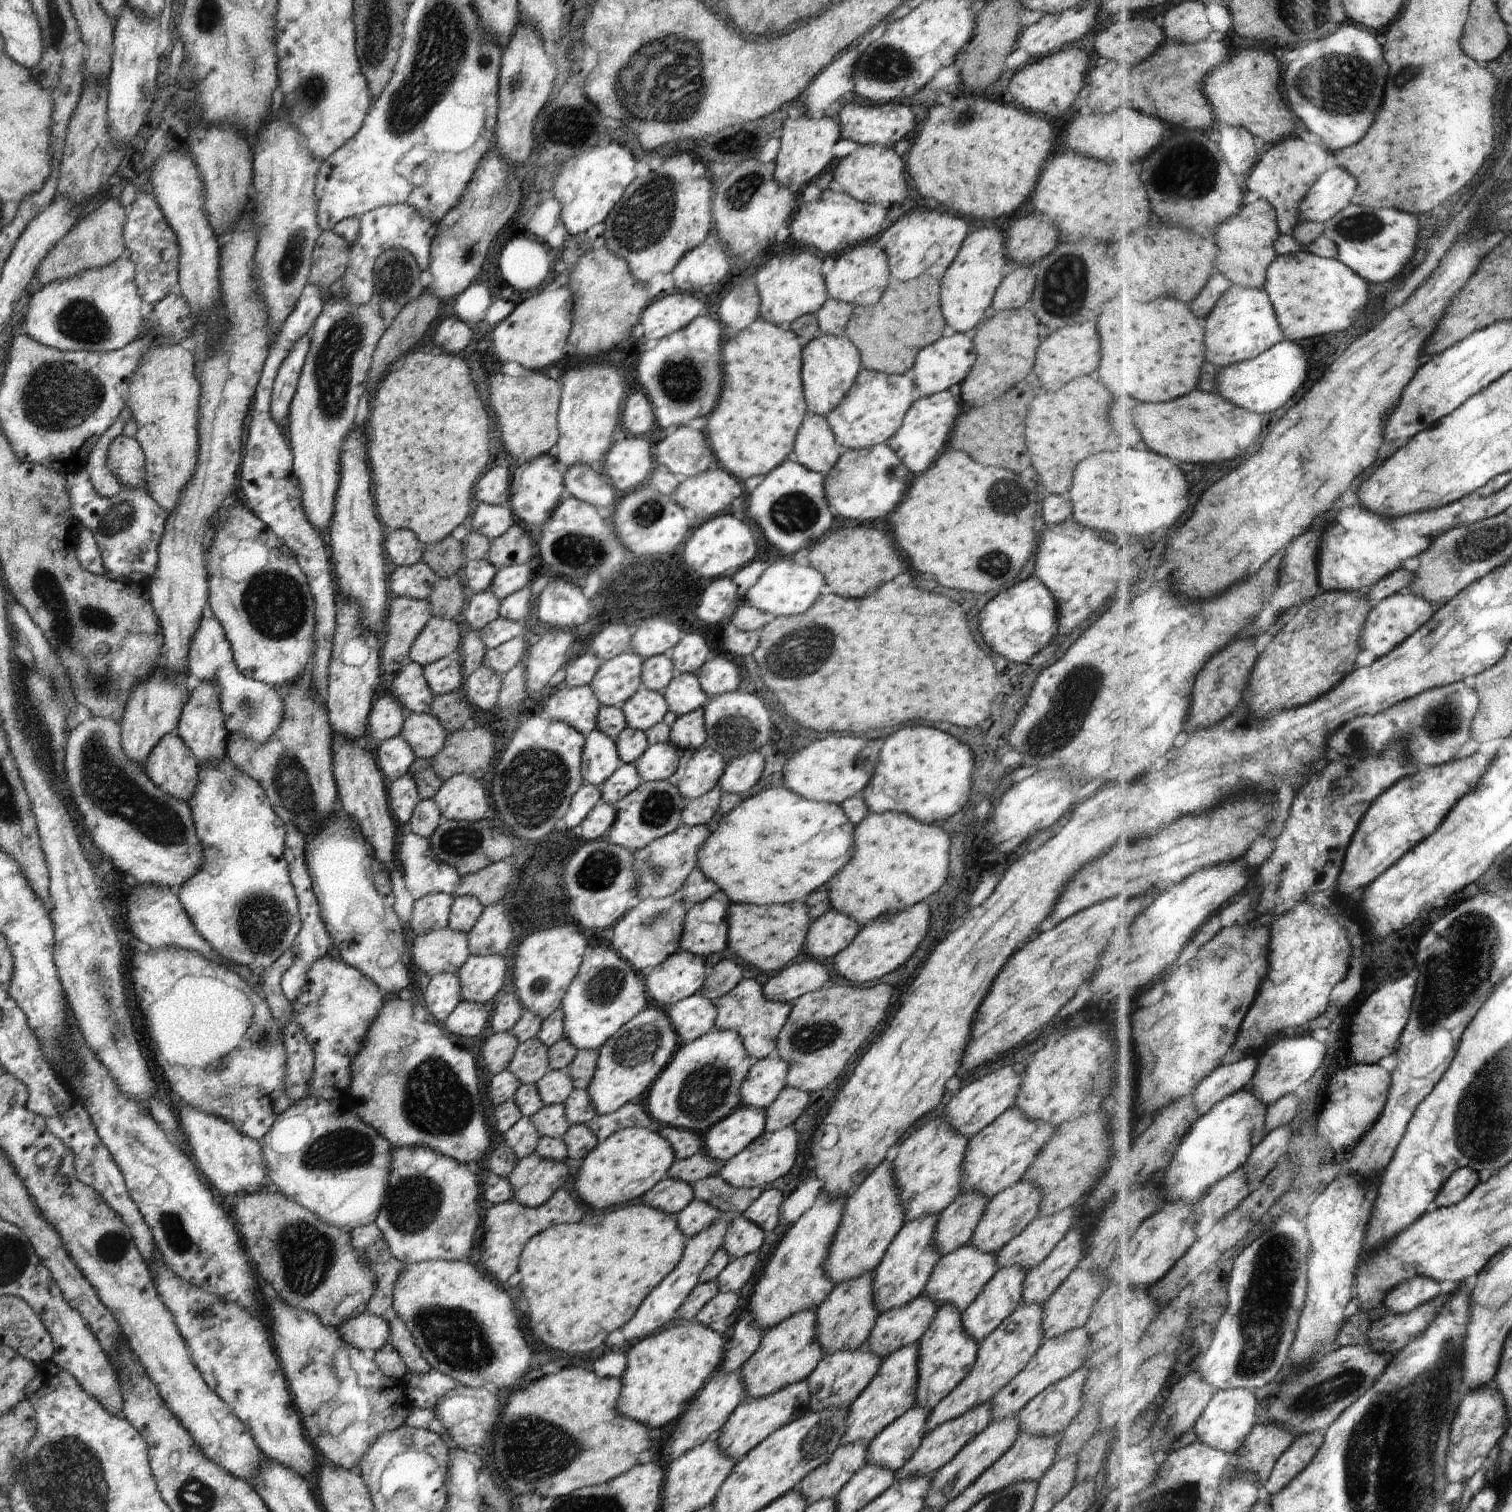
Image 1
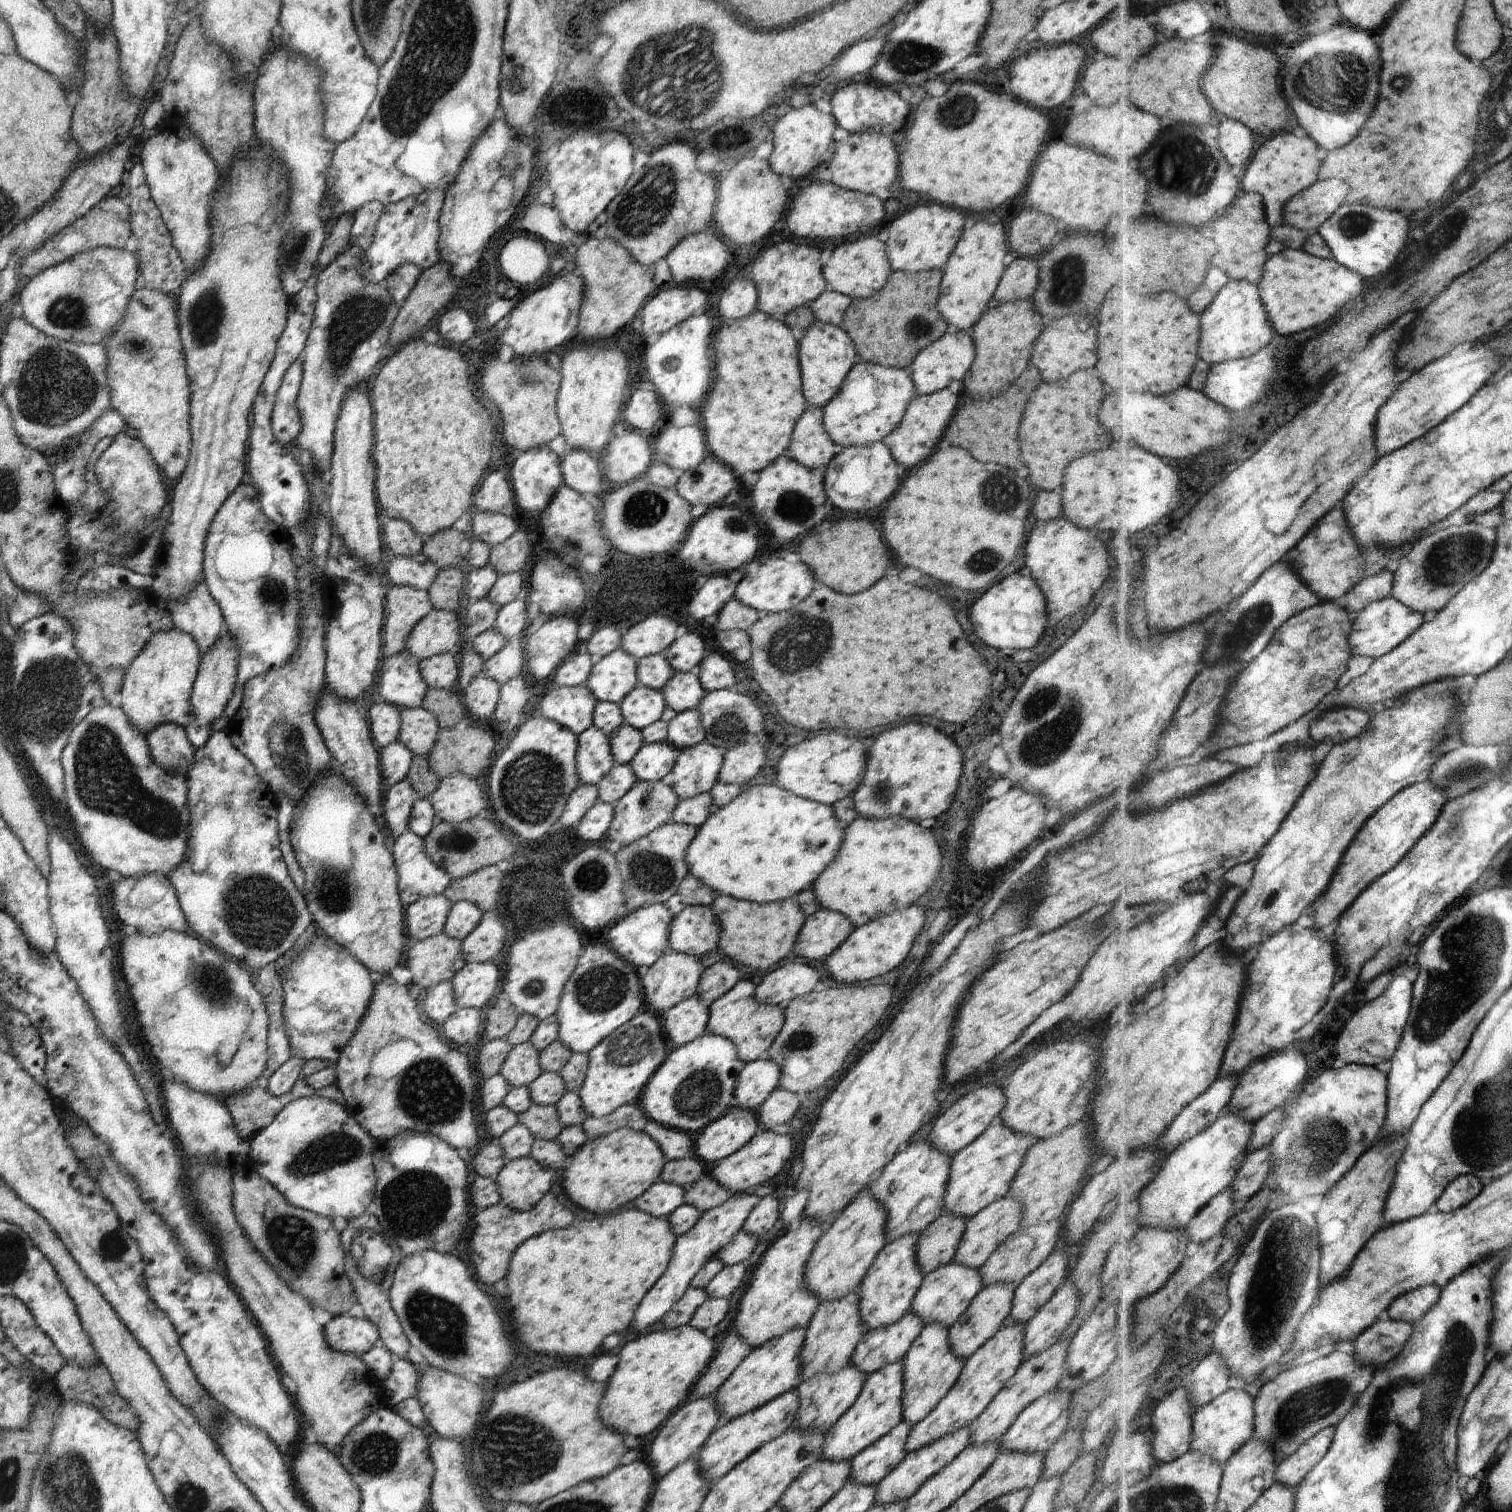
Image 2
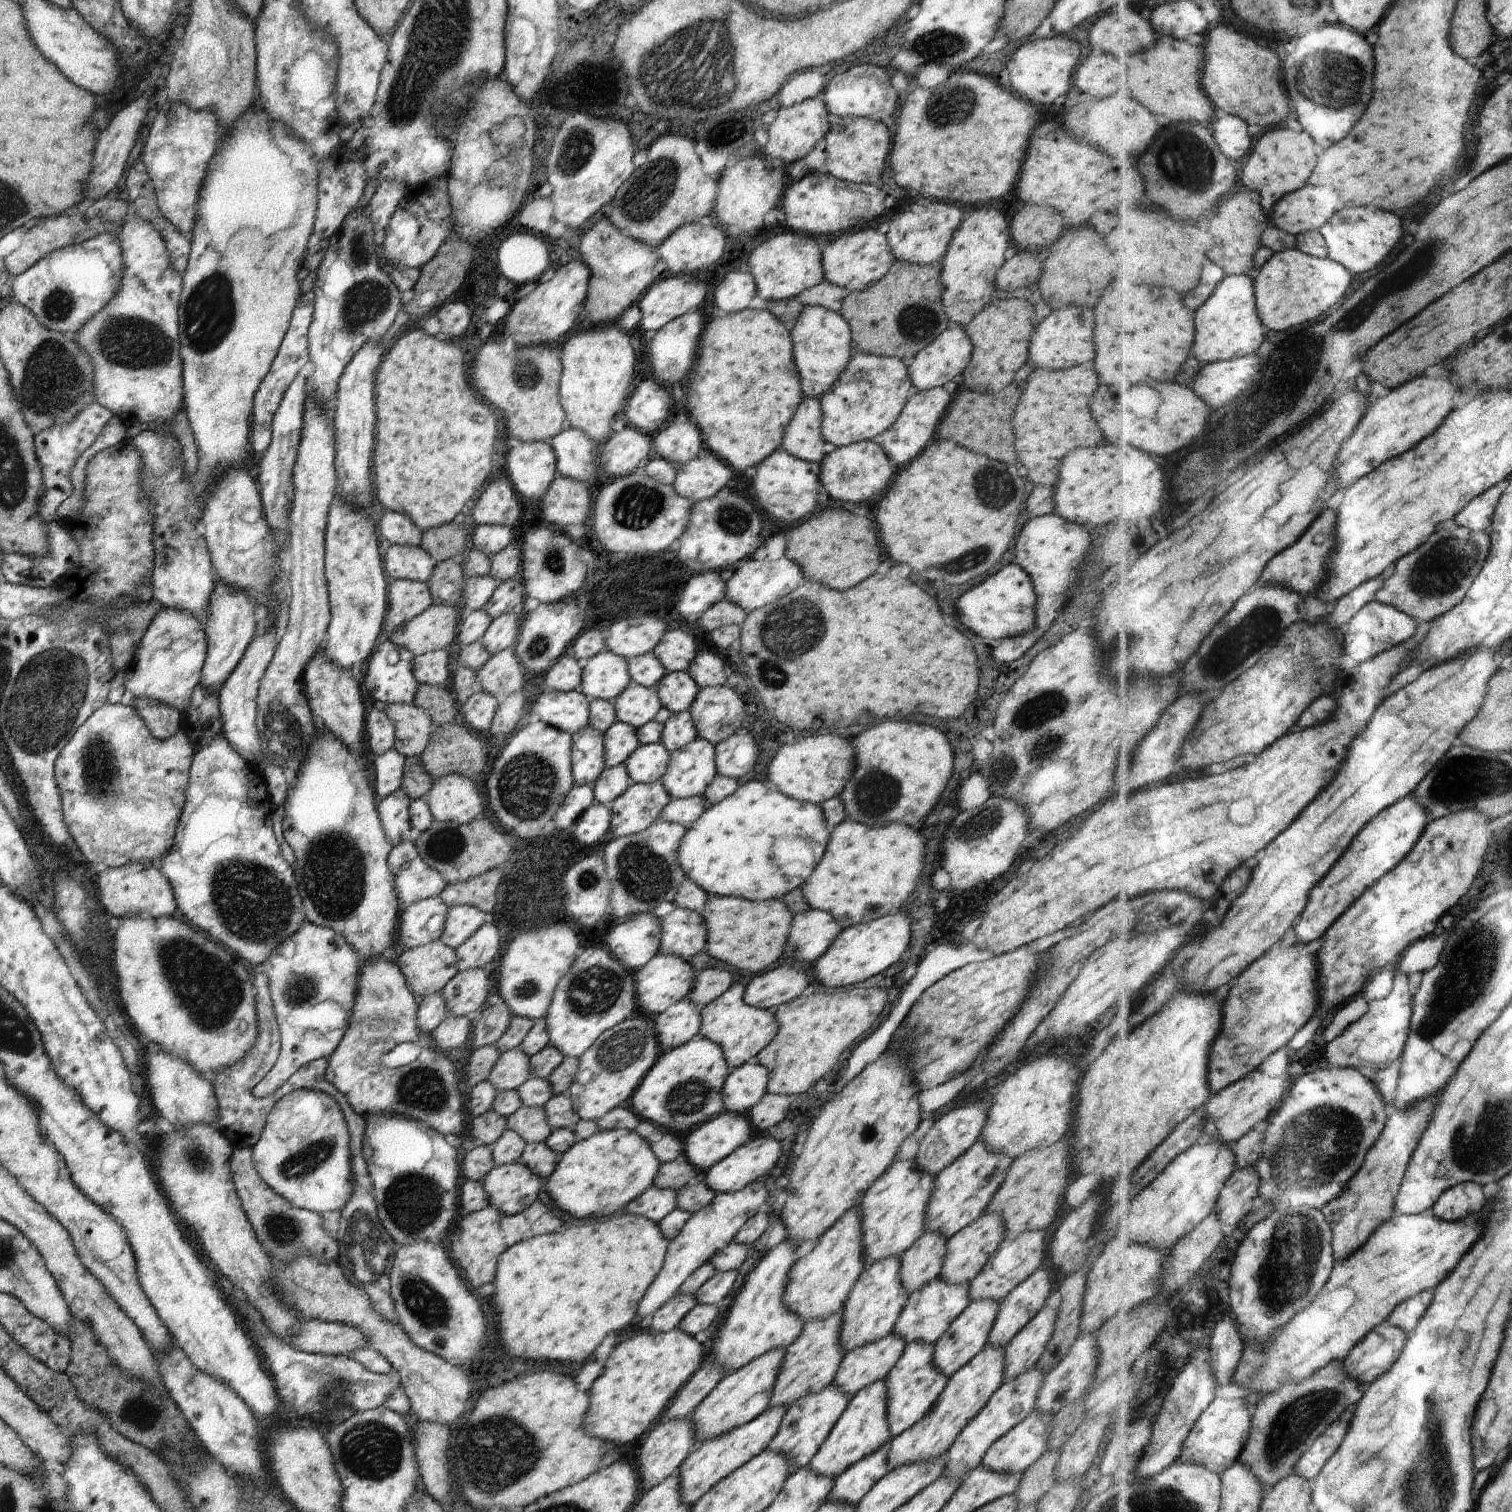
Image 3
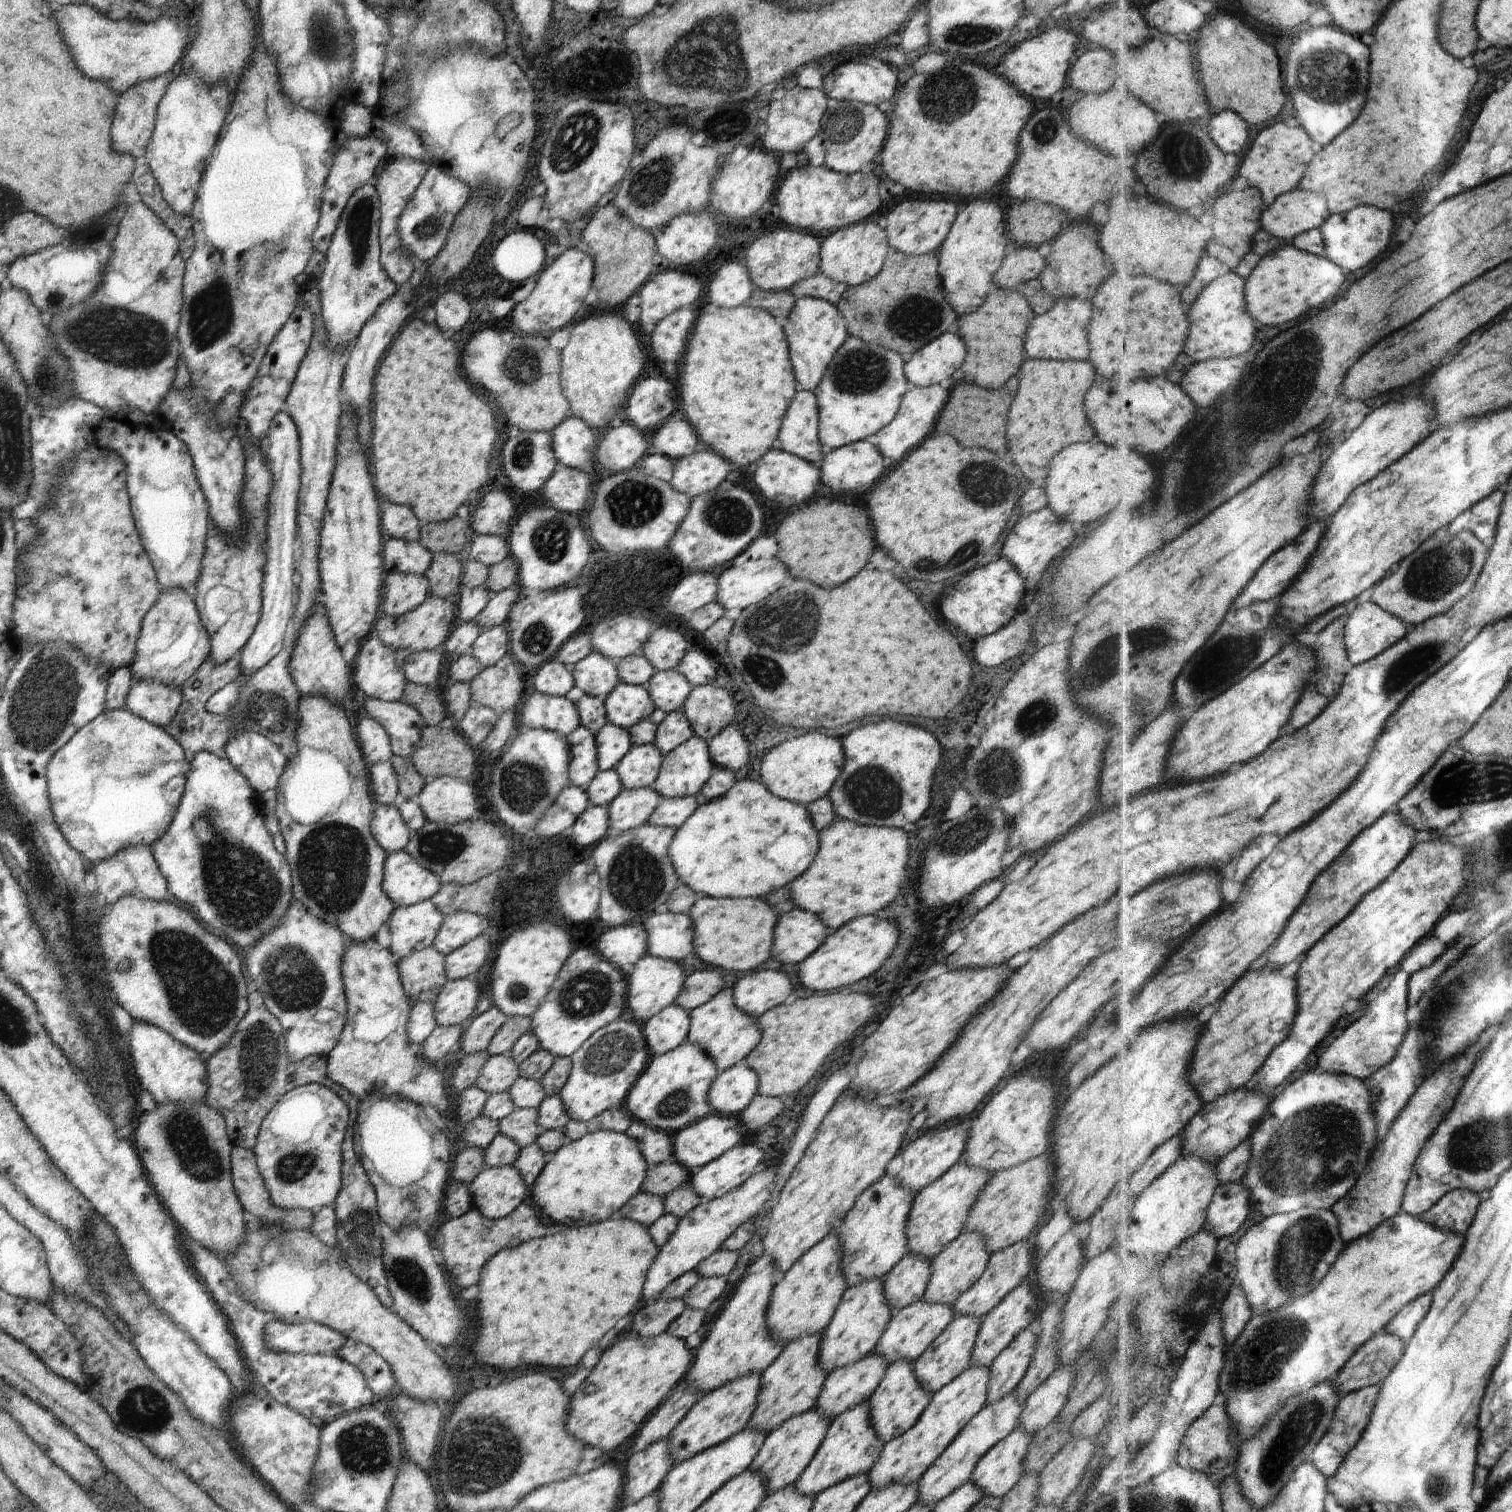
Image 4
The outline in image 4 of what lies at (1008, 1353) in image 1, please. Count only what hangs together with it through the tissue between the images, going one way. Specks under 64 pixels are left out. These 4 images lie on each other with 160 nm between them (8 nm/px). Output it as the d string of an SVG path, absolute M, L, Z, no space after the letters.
M968 1367L952 1382L933 1394L930 1404L912 1428L902 1436L889 1440L880 1453L876 1464L867 1472L872 1490L889 1484L909 1485L917 1483L922 1475L936 1462L944 1449L960 1434L960 1431L985 1407L989 1370L986 1367Z

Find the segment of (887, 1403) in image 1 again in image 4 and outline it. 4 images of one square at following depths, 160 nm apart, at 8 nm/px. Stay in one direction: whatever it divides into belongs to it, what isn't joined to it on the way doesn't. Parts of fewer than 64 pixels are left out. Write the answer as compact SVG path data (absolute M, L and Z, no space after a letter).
M868 1400L845 1410L829 1424L824 1440L820 1443L816 1454L794 1484L803 1495L814 1498L823 1490L830 1489L846 1479L866 1475L876 1464L885 1442L880 1440L874 1432L869 1419L867 1402Z

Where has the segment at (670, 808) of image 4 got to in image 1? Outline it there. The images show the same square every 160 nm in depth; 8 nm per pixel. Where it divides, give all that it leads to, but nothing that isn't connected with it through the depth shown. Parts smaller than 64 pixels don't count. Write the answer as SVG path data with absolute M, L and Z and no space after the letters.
M712 790L695 799L686 800L681 812L681 824L687 827L706 825L719 812L720 790Z

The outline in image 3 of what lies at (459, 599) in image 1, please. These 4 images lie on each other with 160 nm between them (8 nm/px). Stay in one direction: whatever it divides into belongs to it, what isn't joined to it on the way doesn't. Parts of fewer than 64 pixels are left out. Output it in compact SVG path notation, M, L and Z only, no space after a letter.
M446 559L436 563L432 576L427 580L427 585L434 604L447 604L454 606L456 600L462 596L465 580L463 577L463 567L457 564L453 559Z

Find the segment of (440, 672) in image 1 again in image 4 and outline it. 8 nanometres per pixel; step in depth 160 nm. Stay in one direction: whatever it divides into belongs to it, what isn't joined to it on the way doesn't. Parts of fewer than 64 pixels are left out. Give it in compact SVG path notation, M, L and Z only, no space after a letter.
M442 648L410 653L404 661L403 671L408 682L437 686L442 670Z

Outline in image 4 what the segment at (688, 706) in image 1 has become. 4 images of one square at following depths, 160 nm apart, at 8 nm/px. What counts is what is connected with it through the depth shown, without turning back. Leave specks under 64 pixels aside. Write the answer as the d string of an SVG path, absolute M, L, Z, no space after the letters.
M675 669L656 671L646 683L655 708L664 712L682 710L693 686Z

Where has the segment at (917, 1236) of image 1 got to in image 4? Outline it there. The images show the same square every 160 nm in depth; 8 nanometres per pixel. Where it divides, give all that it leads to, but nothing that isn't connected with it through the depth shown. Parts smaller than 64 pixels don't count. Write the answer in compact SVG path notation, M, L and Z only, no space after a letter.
M872 1279L846 1288L831 1323L823 1330L819 1348L819 1367L826 1374L872 1354L877 1340L892 1318L891 1309L883 1296L883 1281Z

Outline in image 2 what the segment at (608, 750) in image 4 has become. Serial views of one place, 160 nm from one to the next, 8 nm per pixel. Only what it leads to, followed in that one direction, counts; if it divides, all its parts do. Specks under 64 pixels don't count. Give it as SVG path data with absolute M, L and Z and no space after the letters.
M626 722L613 730L607 737L613 759L618 765L629 764L634 755L644 746L641 730L628 725Z

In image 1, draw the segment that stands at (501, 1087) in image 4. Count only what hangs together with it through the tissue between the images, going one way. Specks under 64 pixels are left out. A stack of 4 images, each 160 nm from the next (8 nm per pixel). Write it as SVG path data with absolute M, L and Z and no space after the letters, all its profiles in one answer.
M538 1038L519 1043L508 1068L522 1085L536 1084L548 1071L548 1047Z

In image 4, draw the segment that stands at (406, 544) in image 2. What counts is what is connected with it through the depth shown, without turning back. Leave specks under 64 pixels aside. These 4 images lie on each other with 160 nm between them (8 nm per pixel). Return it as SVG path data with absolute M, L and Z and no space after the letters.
M388 504L380 512L381 527L391 537L405 541L419 541L422 523L416 518L411 508L399 504Z

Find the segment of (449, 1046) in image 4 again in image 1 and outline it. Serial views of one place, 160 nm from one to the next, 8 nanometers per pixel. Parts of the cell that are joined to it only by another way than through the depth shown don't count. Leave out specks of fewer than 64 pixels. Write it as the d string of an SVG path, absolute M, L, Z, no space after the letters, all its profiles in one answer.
M461 1000L444 1024L448 1032L464 1036L464 1038L472 1038L472 1036L478 1036L486 1028L491 1013L486 1005Z

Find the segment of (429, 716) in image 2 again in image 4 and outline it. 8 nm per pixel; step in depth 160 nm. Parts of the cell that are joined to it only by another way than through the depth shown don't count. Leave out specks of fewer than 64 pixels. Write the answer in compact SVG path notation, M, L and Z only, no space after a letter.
M366 698L364 708L388 733L394 755L410 757L417 749L421 730L426 726L423 716L409 704Z

